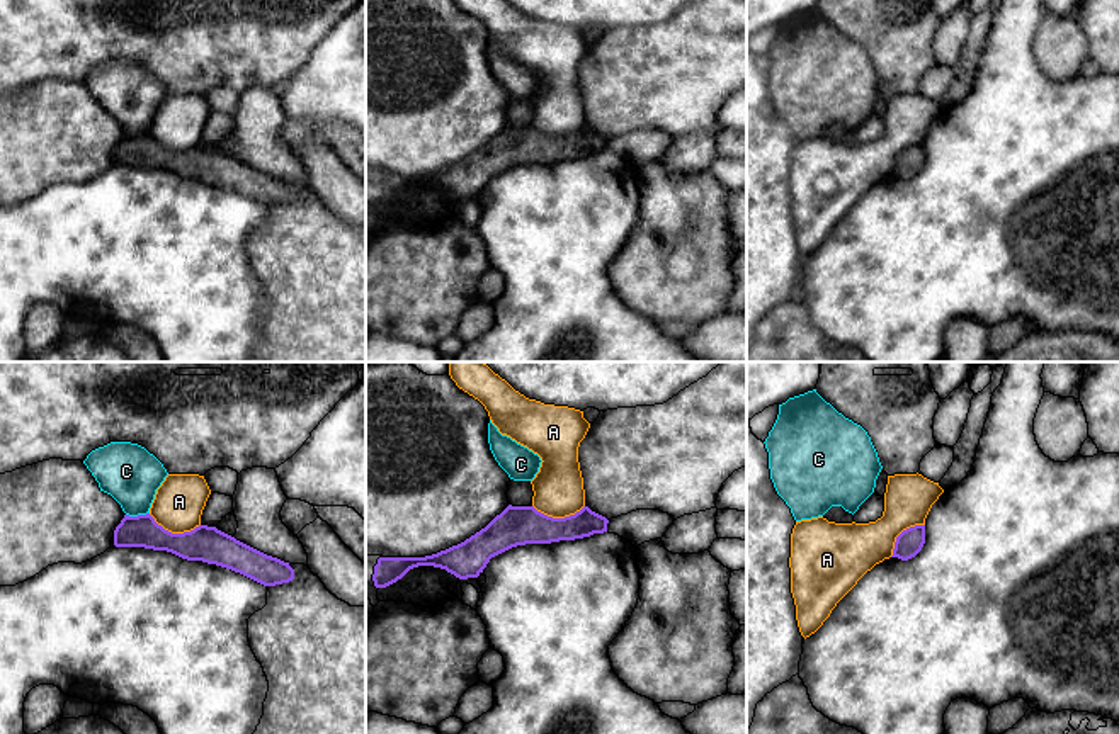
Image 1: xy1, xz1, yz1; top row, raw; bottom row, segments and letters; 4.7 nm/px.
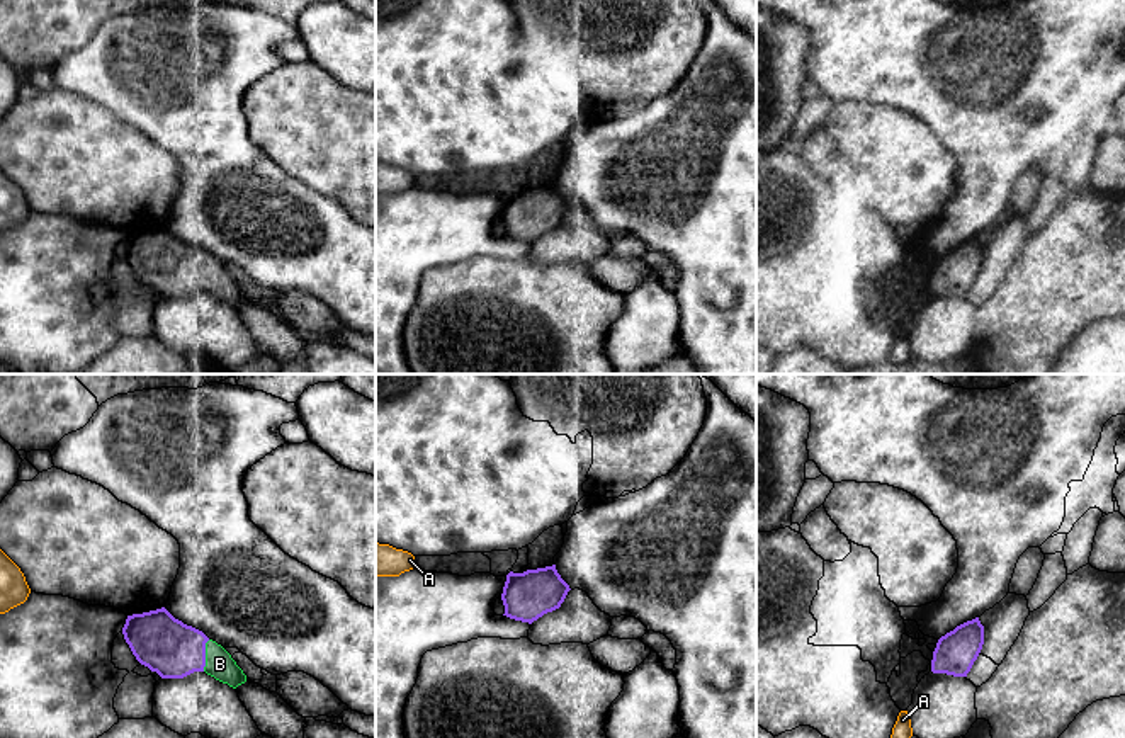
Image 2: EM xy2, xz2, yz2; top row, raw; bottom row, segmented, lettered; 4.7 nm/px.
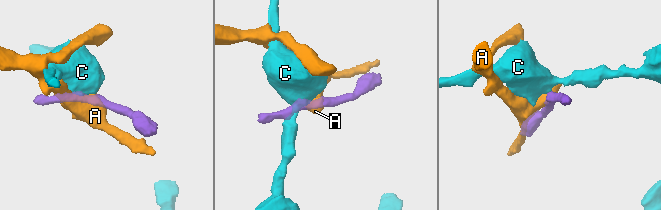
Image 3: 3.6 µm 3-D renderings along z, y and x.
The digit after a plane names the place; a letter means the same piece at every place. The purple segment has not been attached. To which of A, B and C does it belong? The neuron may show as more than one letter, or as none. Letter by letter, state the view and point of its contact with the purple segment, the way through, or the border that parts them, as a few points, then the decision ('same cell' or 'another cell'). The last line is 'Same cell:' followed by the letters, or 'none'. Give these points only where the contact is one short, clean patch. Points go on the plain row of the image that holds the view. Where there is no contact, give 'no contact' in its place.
A: contact xy1 (174, 153); border xy1 (148, 133), (172, 152), (189, 152), (199, 145); another cell
B: contact xy2 (204, 274); same cell
C: contact xy1 (138, 135); border xy1 (148, 131), (126, 135); another cell
Same cell: B

